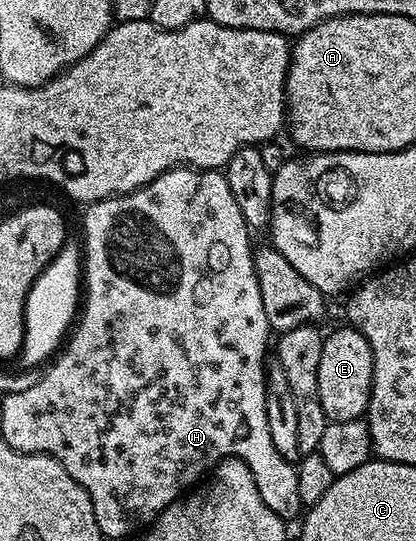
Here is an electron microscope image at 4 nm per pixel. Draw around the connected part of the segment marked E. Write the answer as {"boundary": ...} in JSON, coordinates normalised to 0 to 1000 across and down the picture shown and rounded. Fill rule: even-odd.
{"boundary":[[[822,601],[803,619],[781,619],[776,660],[767,660],[767,734],[776,763],[796,778],[870,773],[887,758],[887,719],[897,713],[897,654],[882,623]]]}

